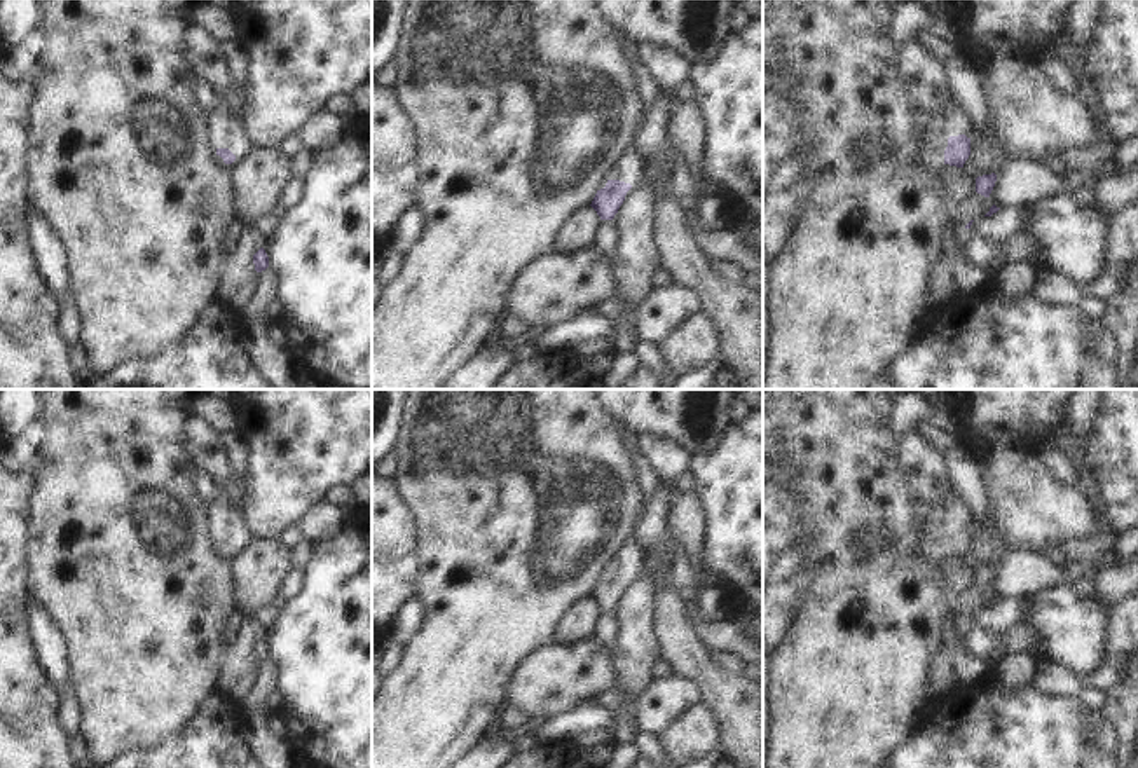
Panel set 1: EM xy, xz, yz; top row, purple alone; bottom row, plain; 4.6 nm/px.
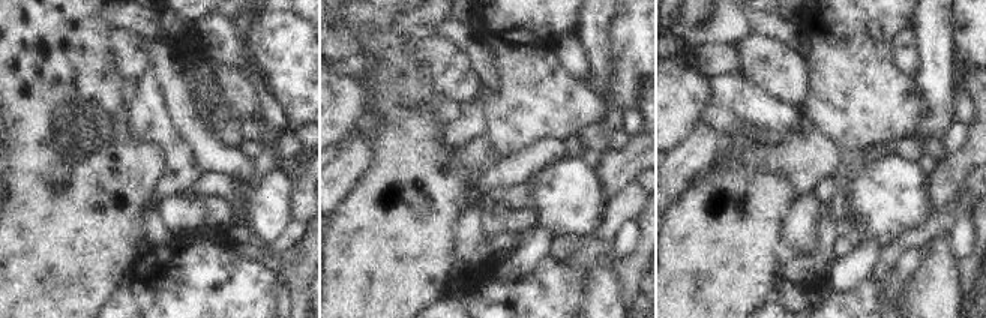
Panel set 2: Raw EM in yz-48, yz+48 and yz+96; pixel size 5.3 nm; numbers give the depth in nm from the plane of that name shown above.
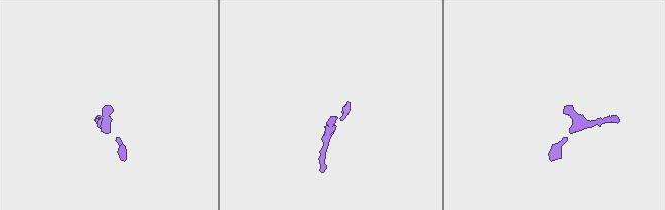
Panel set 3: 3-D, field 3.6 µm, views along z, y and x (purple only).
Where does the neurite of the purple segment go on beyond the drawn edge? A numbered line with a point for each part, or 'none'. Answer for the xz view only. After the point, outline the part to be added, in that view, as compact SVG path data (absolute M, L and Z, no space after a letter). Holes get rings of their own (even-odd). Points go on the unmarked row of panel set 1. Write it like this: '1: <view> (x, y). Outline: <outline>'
1: xz (629, 557). Outline: M630 536L606 562L607 571L620 571L625 574L637 574L644 562L644 552Z

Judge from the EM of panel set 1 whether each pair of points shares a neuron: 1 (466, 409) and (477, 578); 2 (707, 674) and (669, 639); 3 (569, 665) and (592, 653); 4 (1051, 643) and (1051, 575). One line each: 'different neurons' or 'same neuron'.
1: same neuron
2: same neuron
3: same neuron
4: different neurons

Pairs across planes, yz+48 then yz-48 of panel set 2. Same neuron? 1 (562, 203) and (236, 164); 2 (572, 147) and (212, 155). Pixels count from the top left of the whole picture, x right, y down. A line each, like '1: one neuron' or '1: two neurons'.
1: two neurons
2: two neurons

